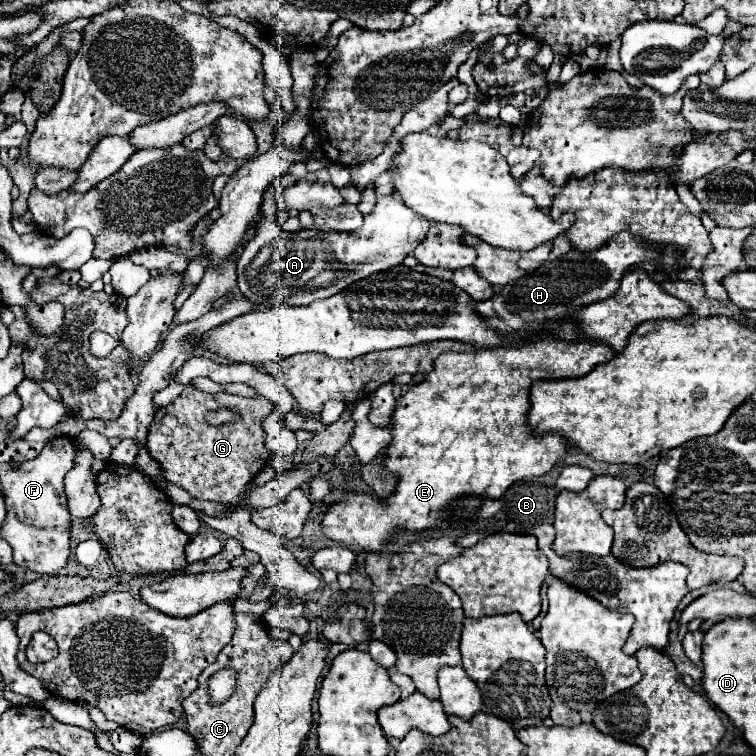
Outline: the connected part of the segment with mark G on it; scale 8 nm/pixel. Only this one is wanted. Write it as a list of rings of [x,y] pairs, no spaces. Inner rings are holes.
[[[186,386],[182,394],[166,408],[160,408],[148,428],[148,440],[146,448],[150,456],[166,470],[166,480],[172,484],[182,486],[186,492],[190,492],[198,500],[214,500],[214,502],[224,502],[224,504],[236,504],[242,496],[242,492],[248,486],[248,480],[252,480],[268,460],[268,450],[266,450],[266,432],[262,428],[262,420],[272,412],[272,402],[268,398],[242,398],[234,396],[228,392],[218,392],[218,394],[208,394],[198,390],[196,386]],[[220,408],[230,408],[238,412],[238,420],[222,424],[222,426],[212,426],[206,422],[208,412],[220,410]]]

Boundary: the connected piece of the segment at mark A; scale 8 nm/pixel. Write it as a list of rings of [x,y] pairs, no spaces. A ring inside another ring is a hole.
[[[264,192],[262,220],[256,226],[256,234],[244,244],[242,254],[238,256],[238,288],[252,304],[298,306],[310,304],[318,298],[328,298],[360,278],[402,264],[404,256],[408,256],[426,238],[430,228],[430,222],[424,216],[412,212],[400,198],[394,196],[378,198],[374,212],[364,216],[364,226],[354,232],[332,232],[316,228],[284,232],[276,222],[276,214],[278,204],[274,194],[266,196]],[[324,264],[330,268],[328,286],[312,286],[310,282],[320,270],[324,270]]]

